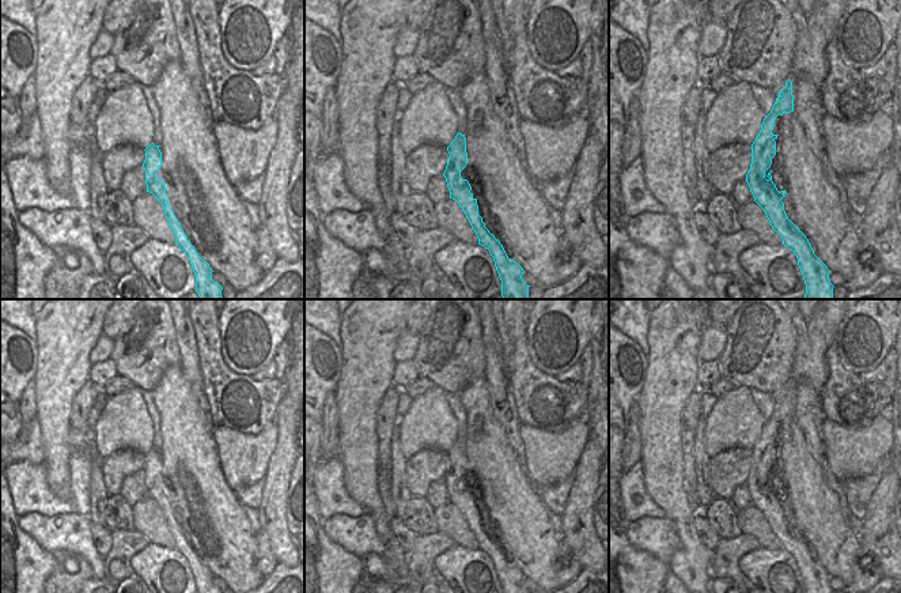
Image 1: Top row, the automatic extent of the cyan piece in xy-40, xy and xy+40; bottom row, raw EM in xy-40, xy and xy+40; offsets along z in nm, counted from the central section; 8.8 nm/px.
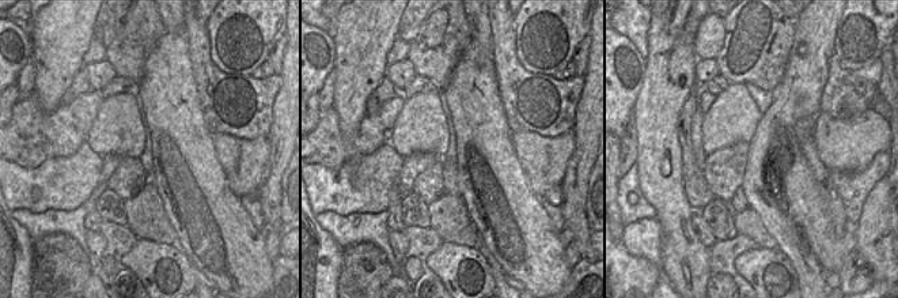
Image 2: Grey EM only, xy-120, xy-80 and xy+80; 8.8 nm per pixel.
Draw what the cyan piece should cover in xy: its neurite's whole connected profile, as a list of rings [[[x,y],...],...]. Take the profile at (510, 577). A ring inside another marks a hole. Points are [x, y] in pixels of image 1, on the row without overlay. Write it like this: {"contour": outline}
{"contour": [[[458,437],[455,443],[447,452],[447,456],[450,462],[443,480],[450,495],[450,503],[455,505],[465,517],[478,543],[478,549],[488,554],[493,562],[496,575],[501,585],[501,593],[529,593],[530,590],[522,583],[525,577],[523,573],[507,560],[500,545],[485,532],[482,522],[478,520],[477,503],[474,503],[470,496],[472,491],[467,484],[461,483],[461,476],[467,469],[465,439]]]}

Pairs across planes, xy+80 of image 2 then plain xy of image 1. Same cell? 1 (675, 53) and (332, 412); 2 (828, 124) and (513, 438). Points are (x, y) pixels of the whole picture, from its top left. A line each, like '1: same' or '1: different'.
1: different
2: different

